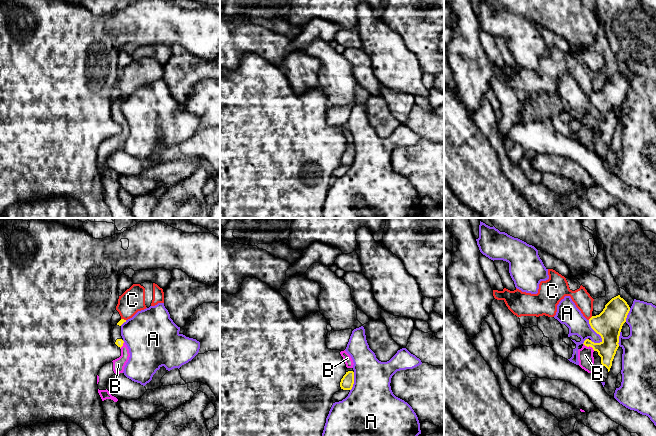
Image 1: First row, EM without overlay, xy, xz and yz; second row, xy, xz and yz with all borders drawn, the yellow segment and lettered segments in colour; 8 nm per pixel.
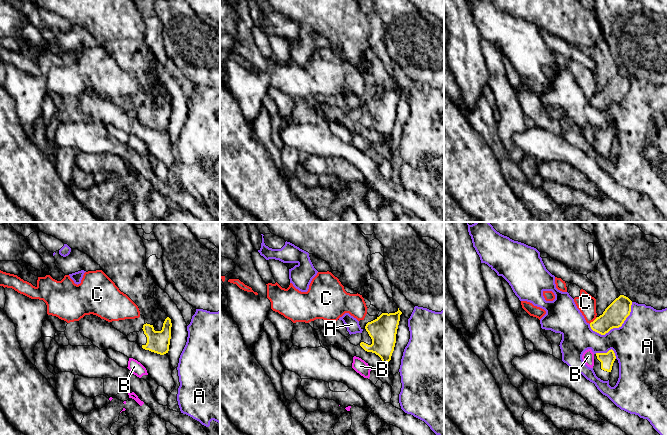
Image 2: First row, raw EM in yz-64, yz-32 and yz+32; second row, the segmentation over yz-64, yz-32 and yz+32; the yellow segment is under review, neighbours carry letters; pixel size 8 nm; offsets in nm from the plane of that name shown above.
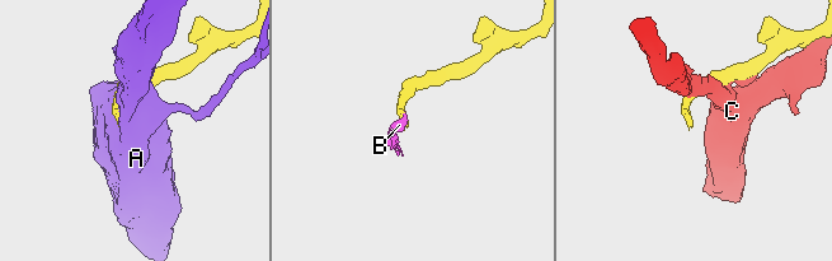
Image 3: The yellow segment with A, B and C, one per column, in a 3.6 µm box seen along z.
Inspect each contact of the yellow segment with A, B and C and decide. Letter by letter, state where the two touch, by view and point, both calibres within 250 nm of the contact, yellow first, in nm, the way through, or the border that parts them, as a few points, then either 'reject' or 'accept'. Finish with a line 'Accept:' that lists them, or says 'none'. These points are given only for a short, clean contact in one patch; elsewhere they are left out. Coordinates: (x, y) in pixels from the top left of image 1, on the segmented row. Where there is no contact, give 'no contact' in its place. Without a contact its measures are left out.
A: contact yz (595, 331); calibres 220 and 170 nm; reject
B: contact yz (589, 345); calibres 220 and 130 nm; way yz (608, 324), (608, 338), (589, 345), (585, 355); accept
C: contact yz (591, 317); calibres 220 and 140 nm; reject
Accept: B

